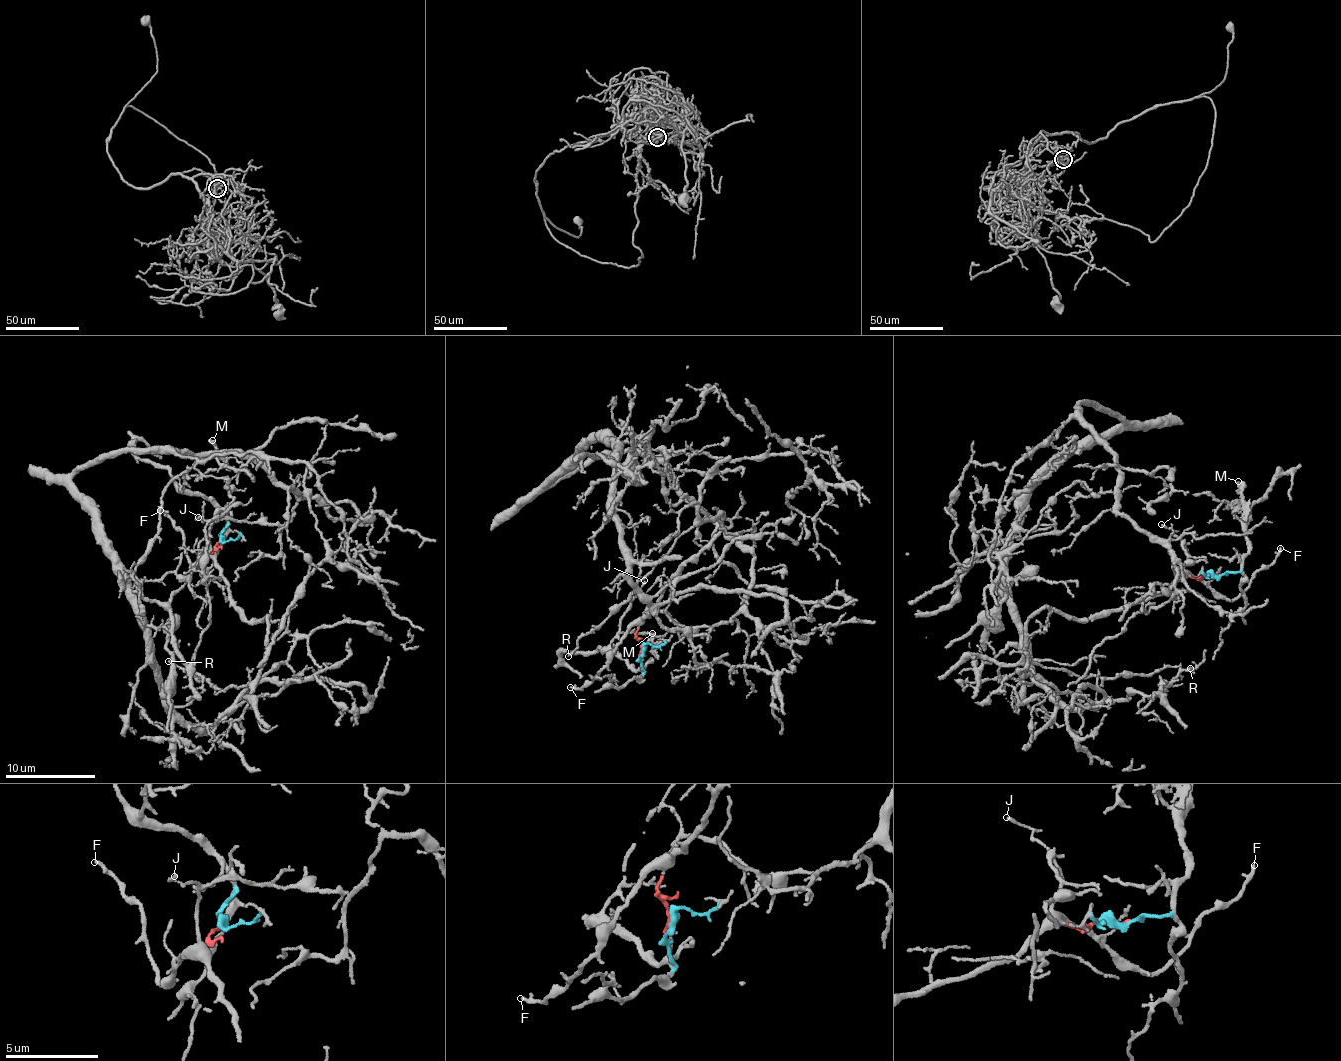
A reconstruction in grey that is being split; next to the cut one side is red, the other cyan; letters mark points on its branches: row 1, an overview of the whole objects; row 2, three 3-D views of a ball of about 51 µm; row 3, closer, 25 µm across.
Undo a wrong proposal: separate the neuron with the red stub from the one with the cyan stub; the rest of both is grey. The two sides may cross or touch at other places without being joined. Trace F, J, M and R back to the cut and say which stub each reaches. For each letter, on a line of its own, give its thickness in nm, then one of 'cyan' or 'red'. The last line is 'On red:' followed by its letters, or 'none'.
F: 200 nm | red
J: 140 nm | red
M: 240 nm | cyan
R: 120 nm | red
On red: F, J, R

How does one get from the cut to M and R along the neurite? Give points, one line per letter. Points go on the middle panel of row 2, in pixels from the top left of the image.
M: (642, 651), (644, 671), (637, 671), (627, 668), (610, 644), (623, 633), (661, 638), (652, 643), (651, 633)
R: (642, 651), (639, 624), (661, 586), (719, 530), (721, 512), (674, 543), (569, 656)

